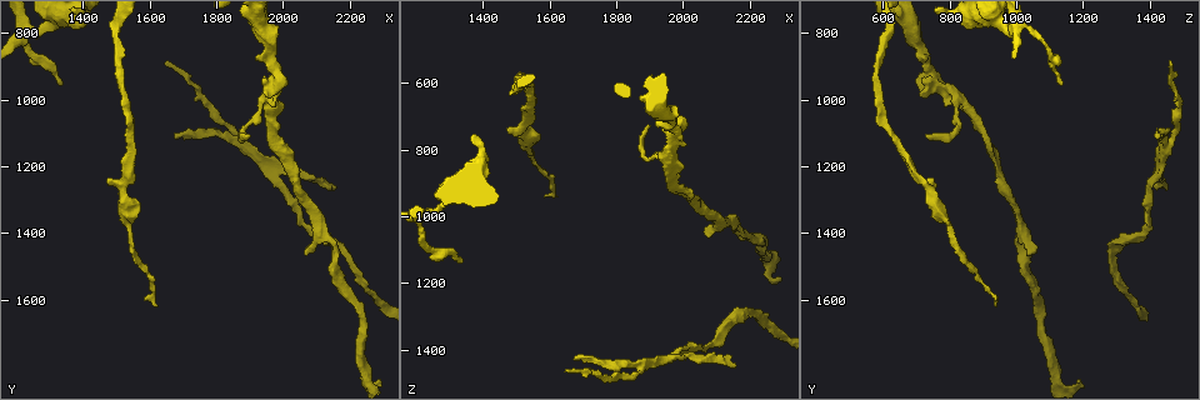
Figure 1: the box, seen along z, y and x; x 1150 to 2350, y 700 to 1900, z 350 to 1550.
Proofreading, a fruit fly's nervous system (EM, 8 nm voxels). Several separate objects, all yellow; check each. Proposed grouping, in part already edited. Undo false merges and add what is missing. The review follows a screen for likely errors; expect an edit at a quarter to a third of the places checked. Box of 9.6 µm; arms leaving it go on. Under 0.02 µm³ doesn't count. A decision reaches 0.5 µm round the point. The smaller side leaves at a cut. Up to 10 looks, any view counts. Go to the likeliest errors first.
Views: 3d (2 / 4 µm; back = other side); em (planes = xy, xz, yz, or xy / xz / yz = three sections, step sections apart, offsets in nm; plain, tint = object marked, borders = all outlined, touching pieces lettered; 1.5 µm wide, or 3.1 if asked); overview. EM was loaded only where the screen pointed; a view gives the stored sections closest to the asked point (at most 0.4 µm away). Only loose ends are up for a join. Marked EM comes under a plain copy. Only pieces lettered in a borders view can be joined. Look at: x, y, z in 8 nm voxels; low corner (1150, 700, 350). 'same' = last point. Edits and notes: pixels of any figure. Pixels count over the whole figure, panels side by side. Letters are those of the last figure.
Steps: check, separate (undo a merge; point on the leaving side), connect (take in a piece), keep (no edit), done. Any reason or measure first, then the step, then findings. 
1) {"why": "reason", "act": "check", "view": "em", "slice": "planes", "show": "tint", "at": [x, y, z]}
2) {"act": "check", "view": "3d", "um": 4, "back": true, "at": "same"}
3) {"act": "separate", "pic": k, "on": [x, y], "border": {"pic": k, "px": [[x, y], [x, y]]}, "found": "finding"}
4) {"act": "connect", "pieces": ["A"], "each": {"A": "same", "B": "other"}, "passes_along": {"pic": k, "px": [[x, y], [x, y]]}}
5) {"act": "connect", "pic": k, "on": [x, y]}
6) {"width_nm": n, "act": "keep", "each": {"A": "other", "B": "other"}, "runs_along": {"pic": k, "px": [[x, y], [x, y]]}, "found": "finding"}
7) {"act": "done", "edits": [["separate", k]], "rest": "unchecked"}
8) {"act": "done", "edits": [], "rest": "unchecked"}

{"why": "thin end", "act": "check", "view": "3d", "um": 4, "at": [1340, 960, 1130]}

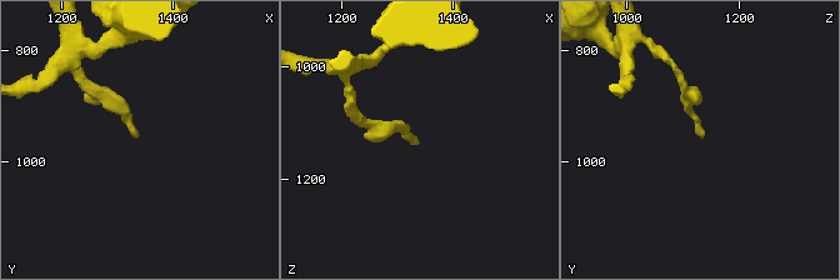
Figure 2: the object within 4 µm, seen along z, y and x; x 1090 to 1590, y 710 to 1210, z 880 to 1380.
{"act": "check", "view": "em", "slice": "planes", "show": "borders", "at": [1335, 960, 1125]}

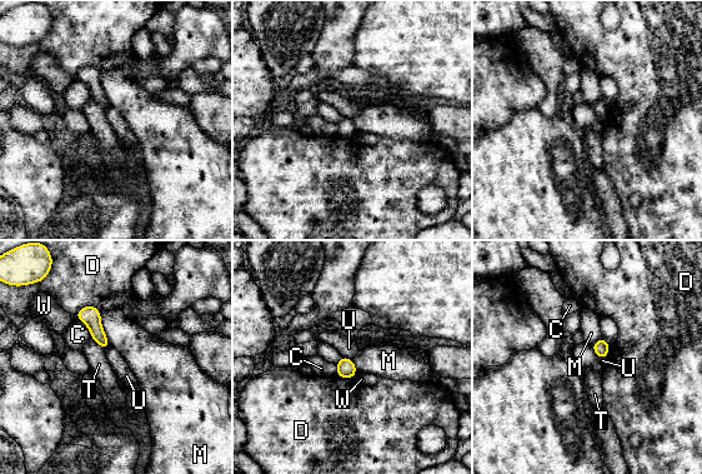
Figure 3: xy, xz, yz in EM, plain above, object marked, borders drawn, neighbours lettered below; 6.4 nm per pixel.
{"act": "keep", "each": {"C": "other", "D": "other", "M": "other", "T": "other", "U": "other", "W": "other"}, "border": {"pic": 3, "px": [[590, 347], [602, 360]]}, "found": "none of them fits"}

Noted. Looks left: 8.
{"why": "long arm stops here", "act": "check", "view": "3d", "um": 4, "at": [1640, 890, 1460]}

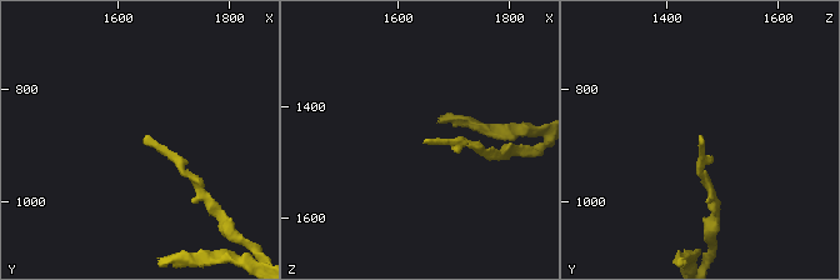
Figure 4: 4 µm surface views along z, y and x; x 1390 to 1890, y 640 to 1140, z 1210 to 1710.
{"why": "shape alone is not enough", "act": "check", "view": "em", "slice": "xy", "step": 4, "show": "tint", "at": [1645, 885, 1460]}

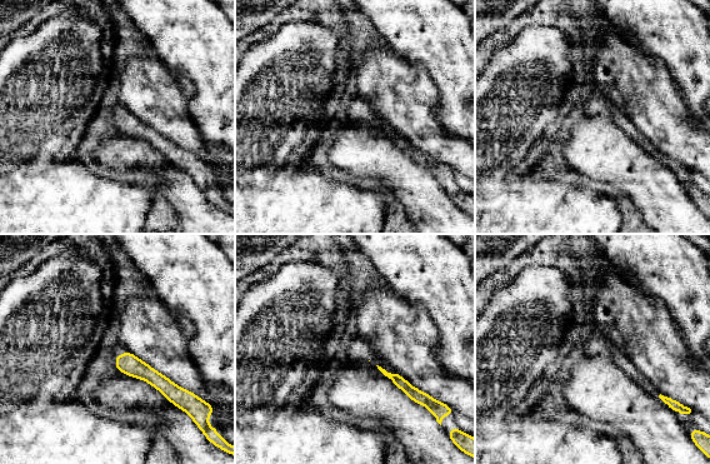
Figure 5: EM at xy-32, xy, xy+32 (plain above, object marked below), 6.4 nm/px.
{"act": "check", "view": "em", "slice": "planes", "show": "borders", "at": "same"}

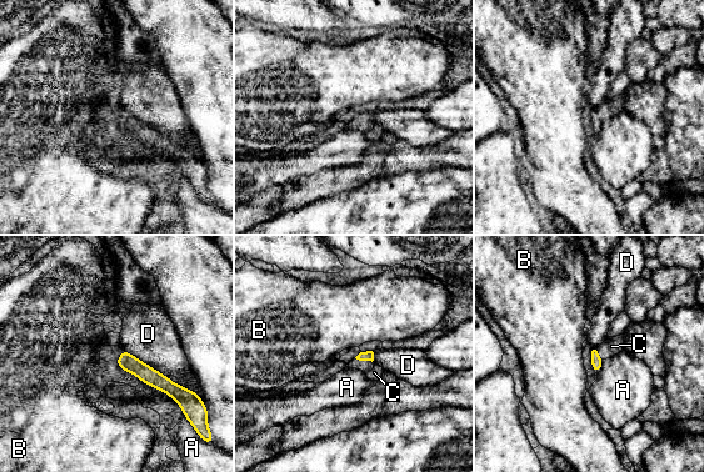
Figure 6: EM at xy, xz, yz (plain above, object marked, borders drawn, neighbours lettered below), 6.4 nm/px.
{"act": "connect", "pieces": ["C"], "each": {"A": "other", "B": "other", "C": "same", "D": "other"}, "passes_along": {"pic": 6, "px": [[369, 355], [364, 360], [374, 372]]}, "found": "the neuron continues"}

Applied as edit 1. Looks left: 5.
{"act": "check", "view": "em", "slice": "xz", "step": 8, "show": "borders", "at": [2160, 1270, 1450]}

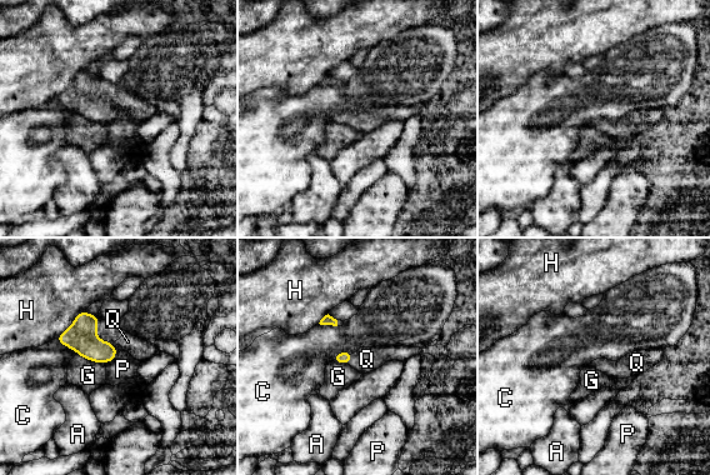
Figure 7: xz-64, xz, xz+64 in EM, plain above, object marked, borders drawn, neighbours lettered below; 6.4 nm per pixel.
{"act": "connect", "pieces": ["Q"], "each": {"A": "other", "C": "other", "G": "other", "H": "other", "P": "other", "Q": "same"}, "passes_along": {"pic": 7, "px": [[343, 358], [350, 359], [366, 359]]}, "found": "it goes on there"}

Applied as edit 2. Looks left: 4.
{"why": "branch stops here", "act": "check", "view": "3d", "um": 4, "at": [1670, 1110, 1420]}

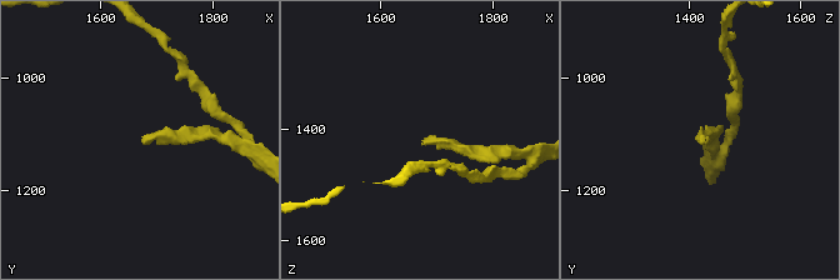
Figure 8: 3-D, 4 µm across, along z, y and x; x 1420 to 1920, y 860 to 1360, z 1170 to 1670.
{"act": "check", "view": "em", "slice": "xz", "step": 8, "show": "tint", "at": [1675, 1110, 1430]}

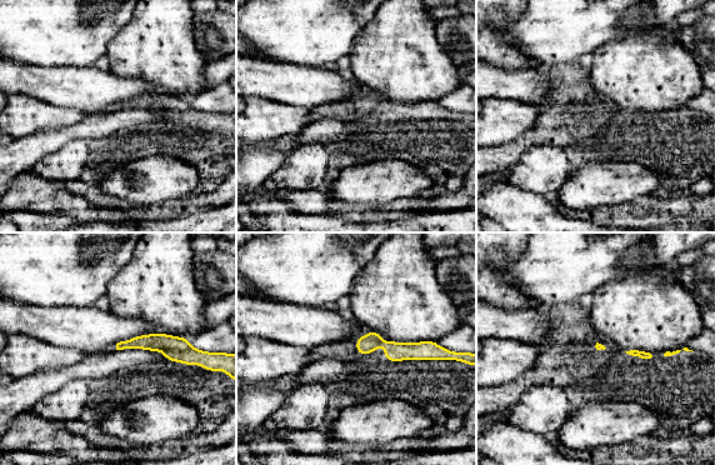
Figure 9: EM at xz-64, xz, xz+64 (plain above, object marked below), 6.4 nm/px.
{"why": "another direction", "act": "check", "view": "em", "slice": "planes", "show": "borders", "at": "same"}

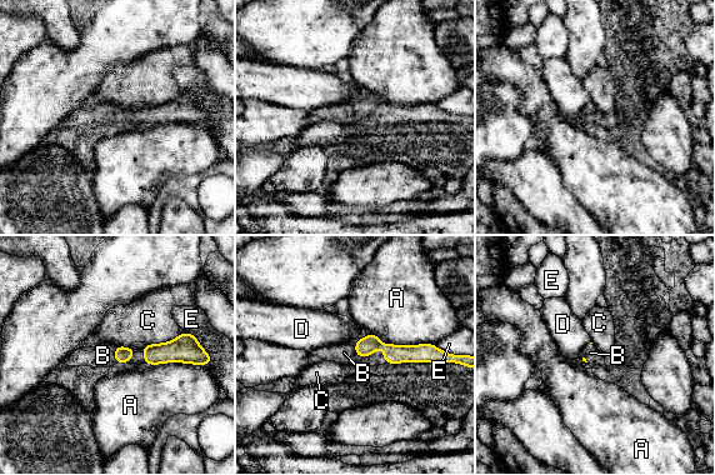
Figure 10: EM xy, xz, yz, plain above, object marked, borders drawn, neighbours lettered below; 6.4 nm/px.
{"act": "connect", "pieces": ["B"], "each": {"A": "other", "B": "same", "C": "other", "D": "other", "E": "other"}, "found": "it goes on there"}

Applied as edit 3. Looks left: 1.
{"act": "done", "edits": [["connect", 6], ["connect", 7], ["connect", 10]], "rest": "unchecked"}

